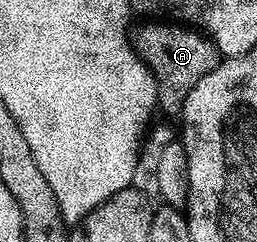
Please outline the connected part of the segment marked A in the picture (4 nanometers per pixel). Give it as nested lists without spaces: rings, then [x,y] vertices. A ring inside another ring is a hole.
[[[142,21],[130,32],[130,44],[152,73],[158,90],[158,107],[166,115],[181,116],[182,106],[188,101],[188,93],[196,89],[203,77],[208,77],[220,62],[214,40],[201,30],[173,21]]]

